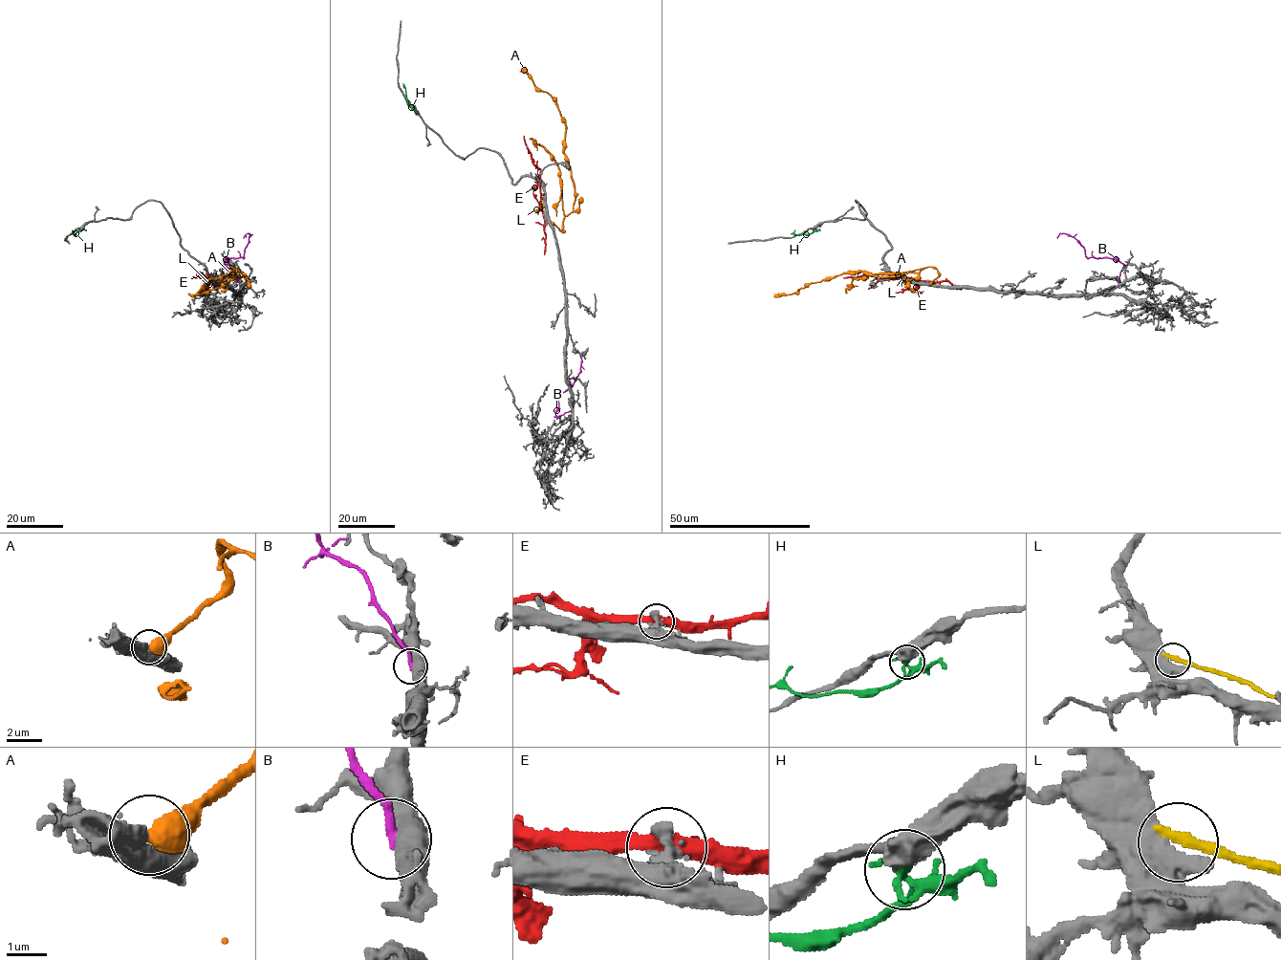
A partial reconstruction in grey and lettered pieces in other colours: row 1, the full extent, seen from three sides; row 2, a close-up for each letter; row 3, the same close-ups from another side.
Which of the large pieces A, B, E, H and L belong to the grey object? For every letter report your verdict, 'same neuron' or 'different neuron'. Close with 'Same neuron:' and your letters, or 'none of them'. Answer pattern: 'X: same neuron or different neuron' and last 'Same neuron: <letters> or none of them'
A: different neuron
B: different neuron
E: different neuron
H: different neuron
L: different neuron
Same neuron: none of them

